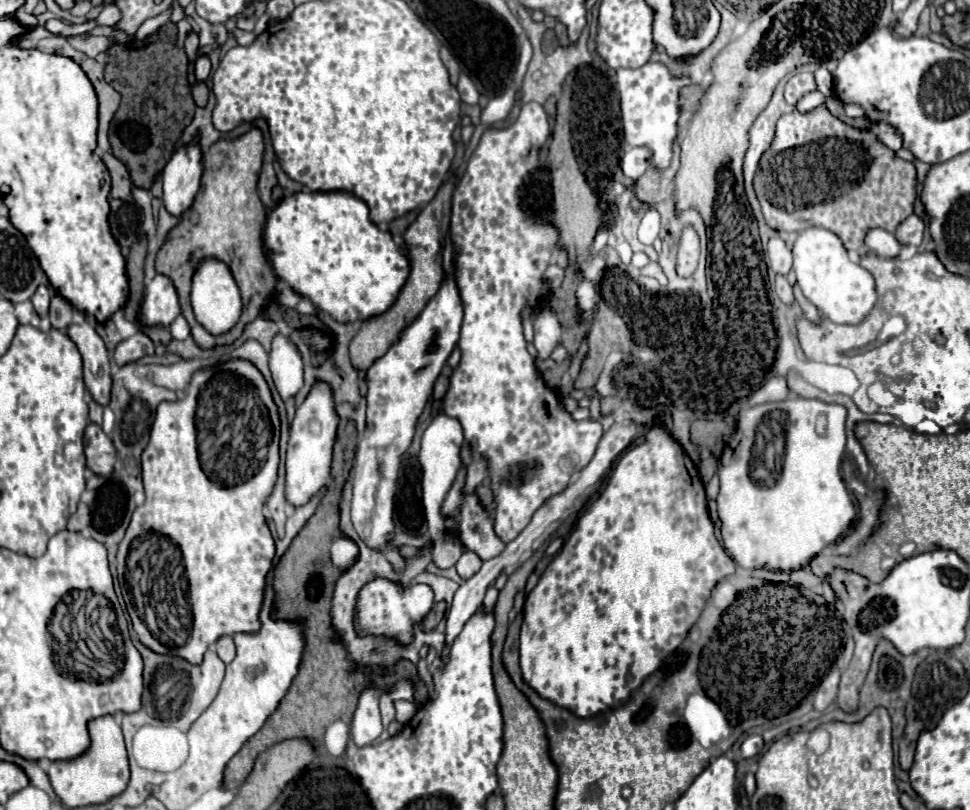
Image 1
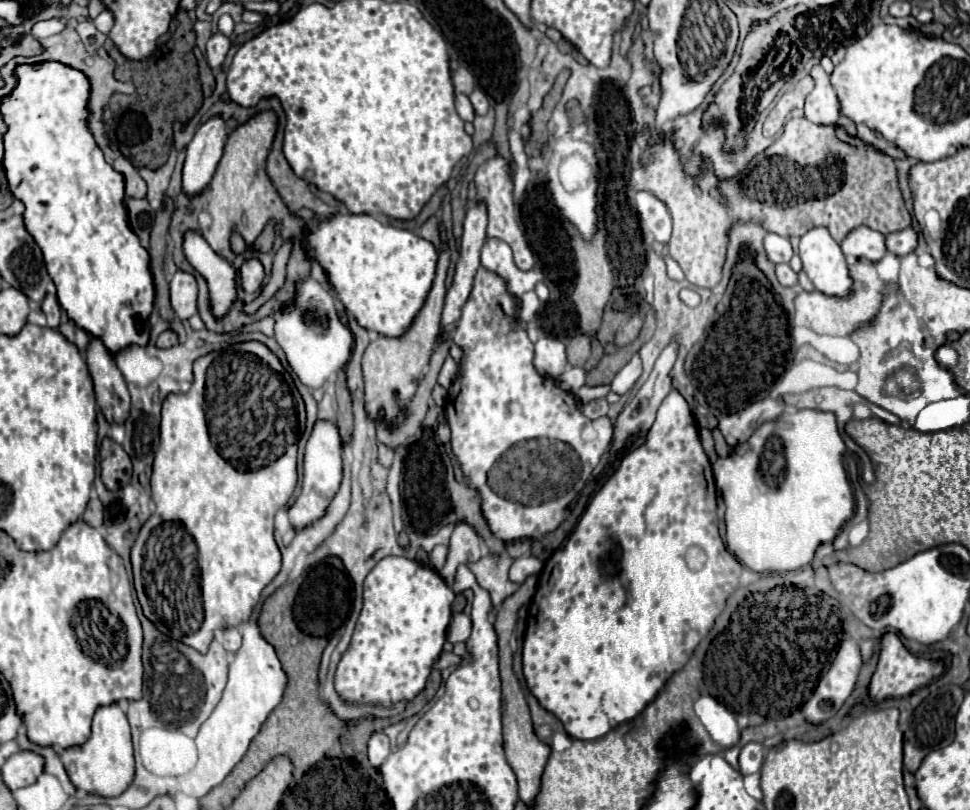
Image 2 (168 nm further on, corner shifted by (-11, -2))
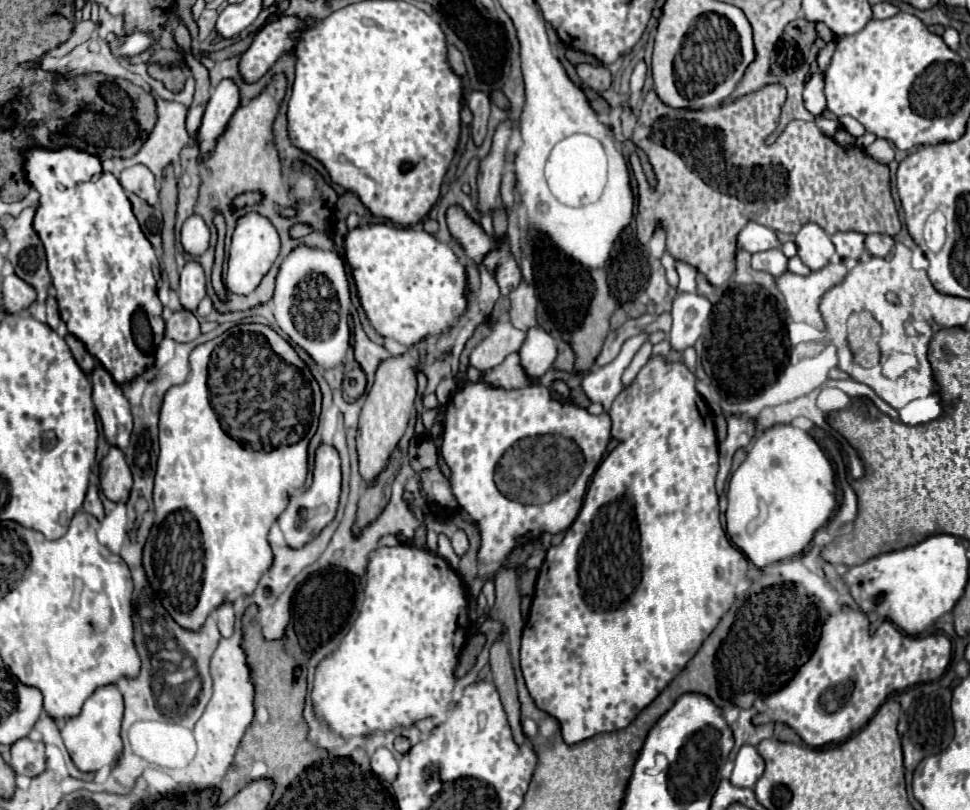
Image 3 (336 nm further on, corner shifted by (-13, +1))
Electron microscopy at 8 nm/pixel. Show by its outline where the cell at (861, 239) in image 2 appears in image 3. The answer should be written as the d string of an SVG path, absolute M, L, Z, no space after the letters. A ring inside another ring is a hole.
M837 232L831 236L831 242L835 246L835 252L841 258L859 258L863 254L863 234L857 232Z

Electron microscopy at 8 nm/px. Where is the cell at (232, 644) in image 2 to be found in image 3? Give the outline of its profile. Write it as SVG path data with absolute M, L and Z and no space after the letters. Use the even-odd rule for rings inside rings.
M223 602L217 608L217 626L219 632L227 638L233 634L233 624L235 624L235 616L233 616L233 604L231 602Z

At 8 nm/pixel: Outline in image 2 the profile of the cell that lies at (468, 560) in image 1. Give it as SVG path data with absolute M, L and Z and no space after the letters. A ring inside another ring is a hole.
M463 521L463 525L455 525L455 531L453 531L453 537L449 543L449 551L451 553L441 571L441 577L451 587L455 583L455 573L461 563L475 563L481 559L481 539L475 533L475 529L471 529L471 525L467 525L467 521Z

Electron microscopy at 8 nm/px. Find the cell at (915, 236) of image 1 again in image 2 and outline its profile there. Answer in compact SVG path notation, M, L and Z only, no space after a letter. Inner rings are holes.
M907 227L901 231L889 233L887 235L887 249L889 249L889 253L895 253L899 257L913 253L917 249L917 231L913 227Z

